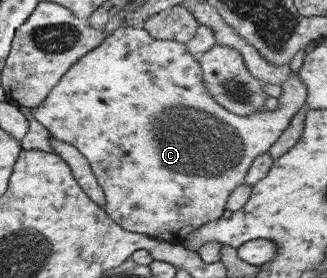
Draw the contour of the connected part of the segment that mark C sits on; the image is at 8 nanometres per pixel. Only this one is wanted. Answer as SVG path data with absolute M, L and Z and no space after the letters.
M122 26L113 30L105 37L105 40L86 52L79 60L76 60L57 81L57 84L51 88L47 96L32 109L24 109L25 118L33 118L38 124L48 130L49 136L61 142L74 146L90 165L90 171L95 177L96 183L101 187L104 194L105 214L121 228L148 236L151 239L167 241L171 244L180 244L185 236L197 230L205 223L217 220L223 214L227 196L235 187L244 182L249 166L253 159L267 151L269 146L277 140L285 128L289 125L292 116L304 105L306 99L305 85L299 79L297 73L289 72L287 79L282 84L282 91L276 94L277 108L275 110L263 110L253 112L251 116L237 116L217 104L209 92L203 86L203 76L201 76L201 66L197 58L191 56L185 50L185 43L174 40L155 40L148 32L140 26Z

